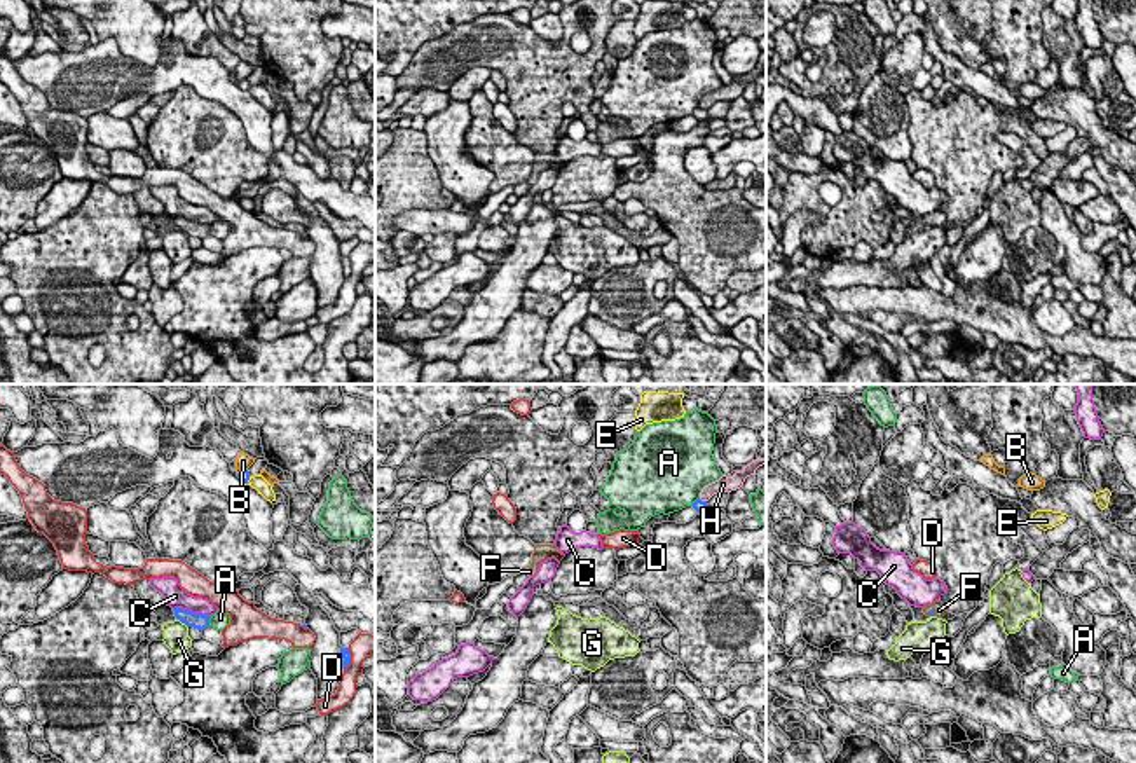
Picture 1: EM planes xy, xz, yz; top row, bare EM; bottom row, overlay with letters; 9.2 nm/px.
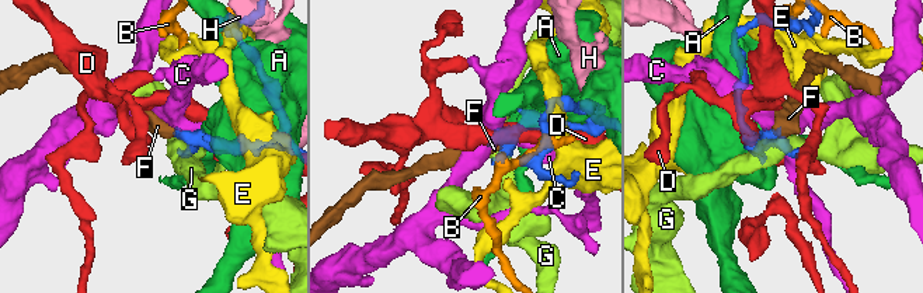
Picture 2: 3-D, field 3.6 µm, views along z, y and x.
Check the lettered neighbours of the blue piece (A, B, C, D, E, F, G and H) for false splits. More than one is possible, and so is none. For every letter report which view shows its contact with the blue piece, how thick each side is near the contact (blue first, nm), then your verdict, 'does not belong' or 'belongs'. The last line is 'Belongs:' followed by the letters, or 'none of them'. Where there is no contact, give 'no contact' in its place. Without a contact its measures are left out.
A: xy | 160/160 nm | does not belong
B: xy | 100/160 nm | does not belong
C: xy | 160/190 nm | does not belong
D: xy | 90/220 nm | does not belong
E: xy | 100/140 nm | does not belong
F: yz | 60/100 nm | belongs
G: xy | 160/220 nm | does not belong
H: xz | 120/130 nm | does not belong
Belongs: F

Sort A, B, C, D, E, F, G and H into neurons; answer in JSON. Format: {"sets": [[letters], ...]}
{"sets": [["A"], ["B"], ["C"], ["D"], ["E"], ["F"], ["G"], ["H"]]}

